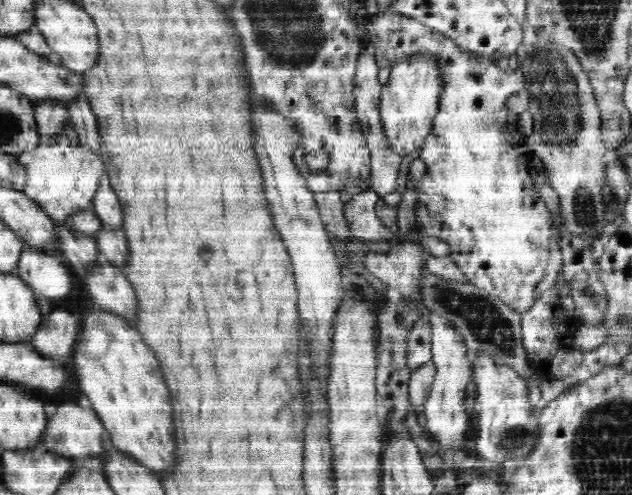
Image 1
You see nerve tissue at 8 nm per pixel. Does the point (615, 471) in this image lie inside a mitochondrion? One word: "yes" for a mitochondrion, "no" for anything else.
yes

